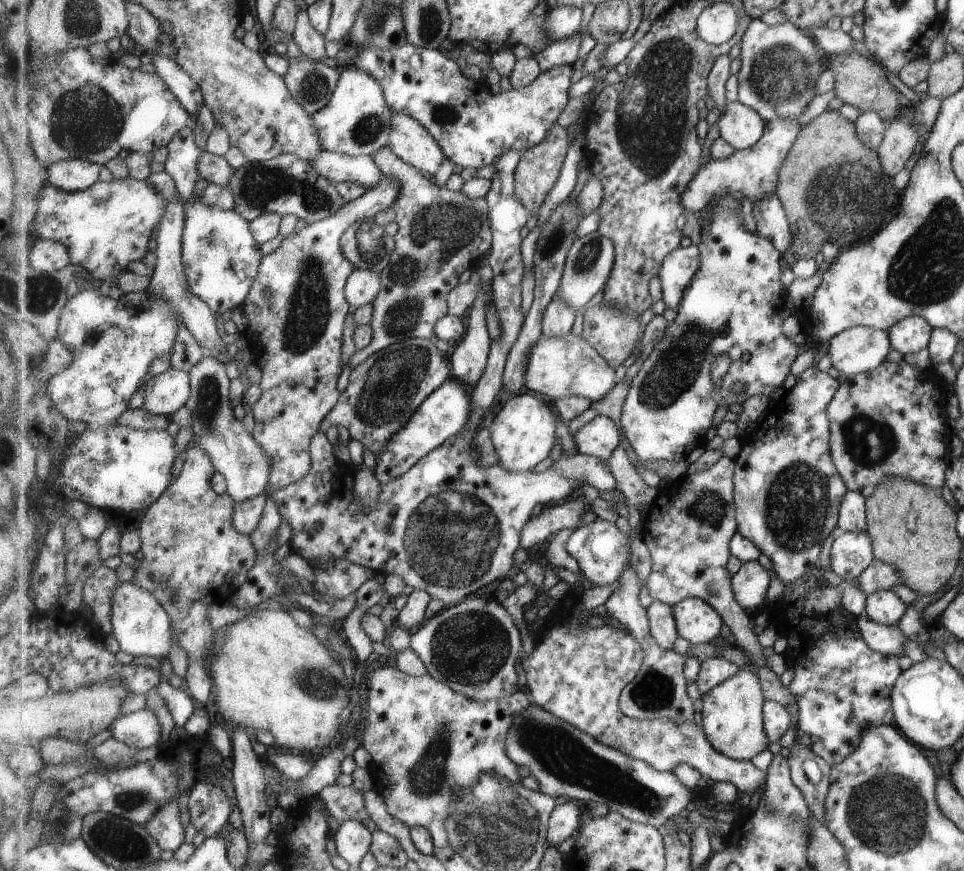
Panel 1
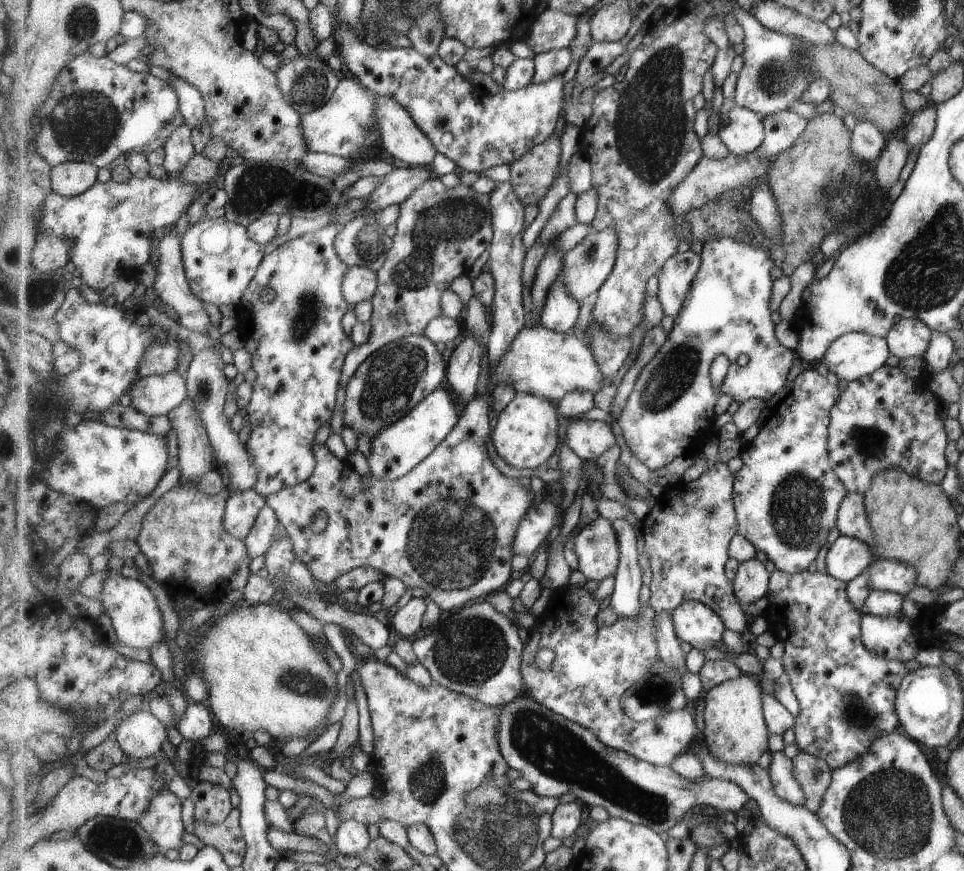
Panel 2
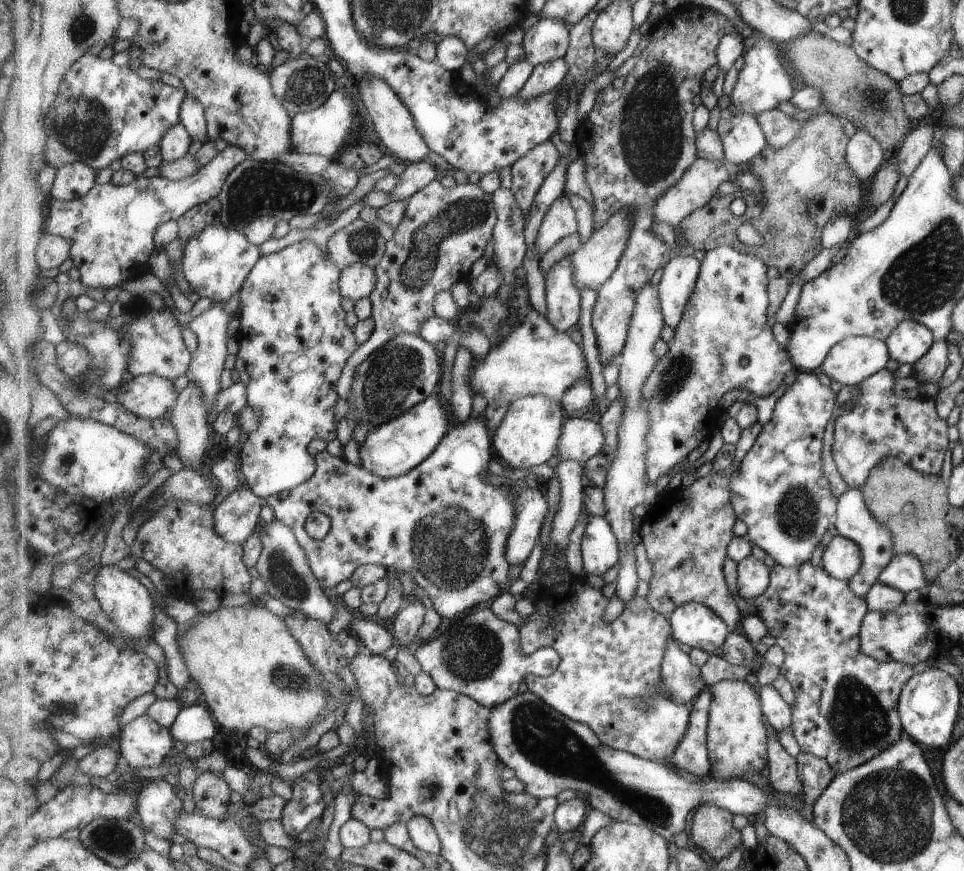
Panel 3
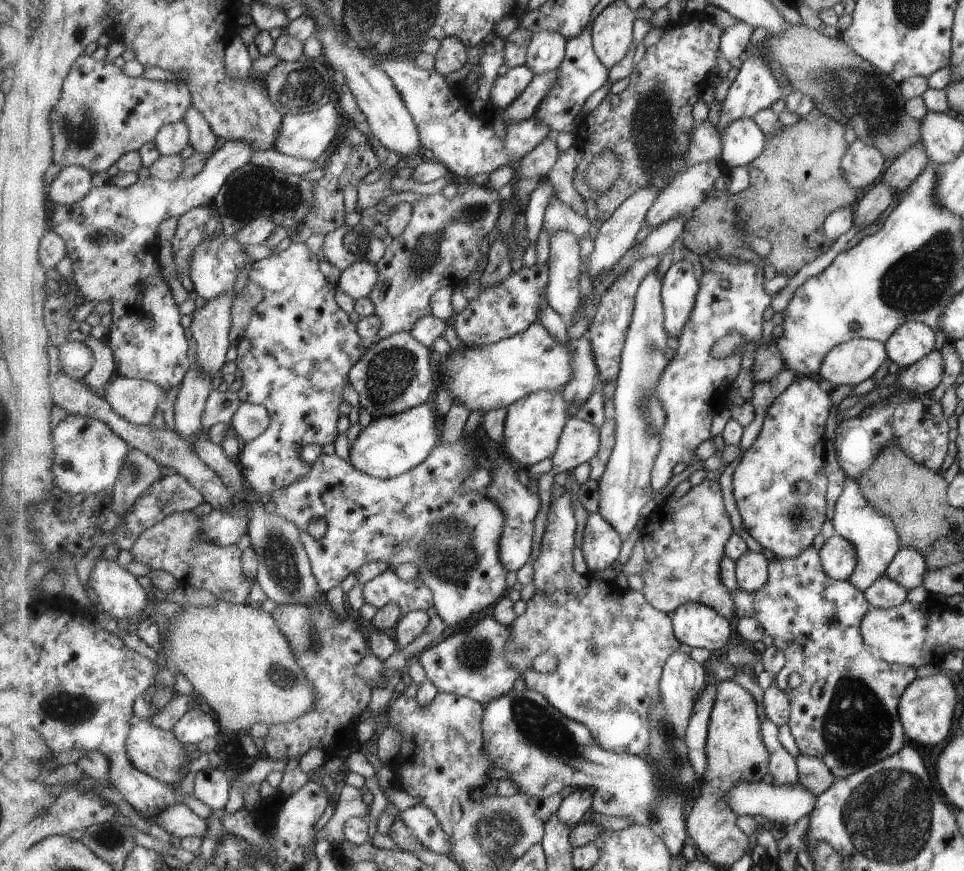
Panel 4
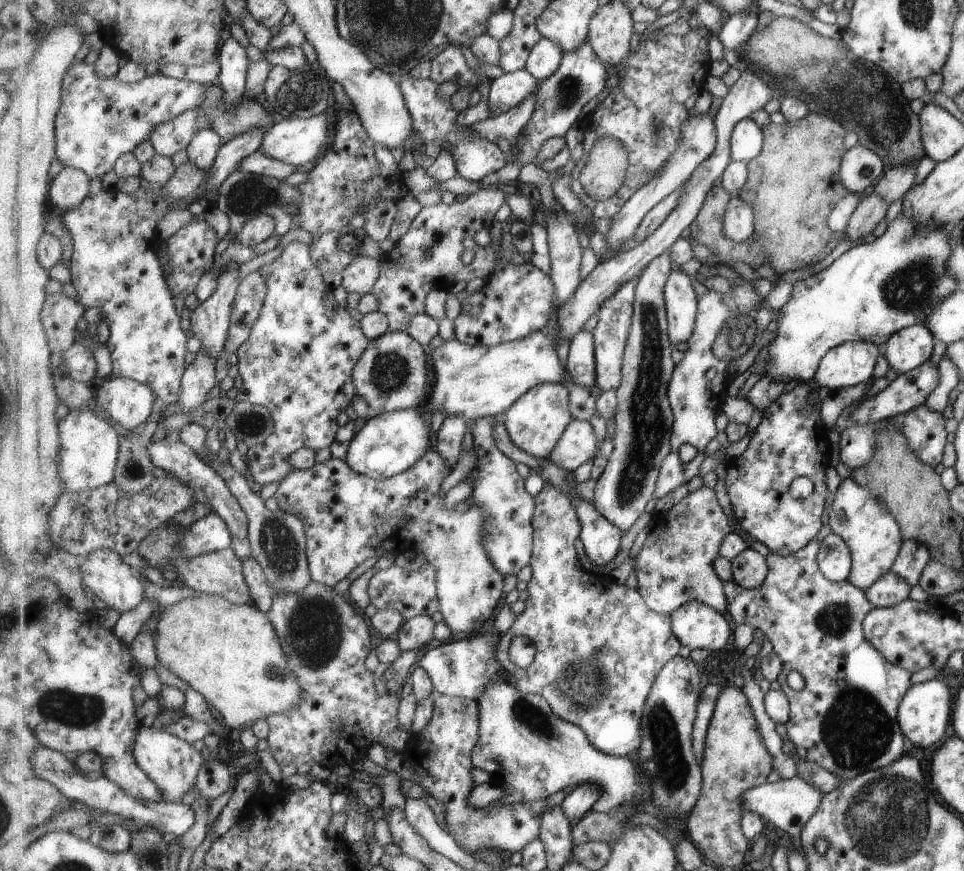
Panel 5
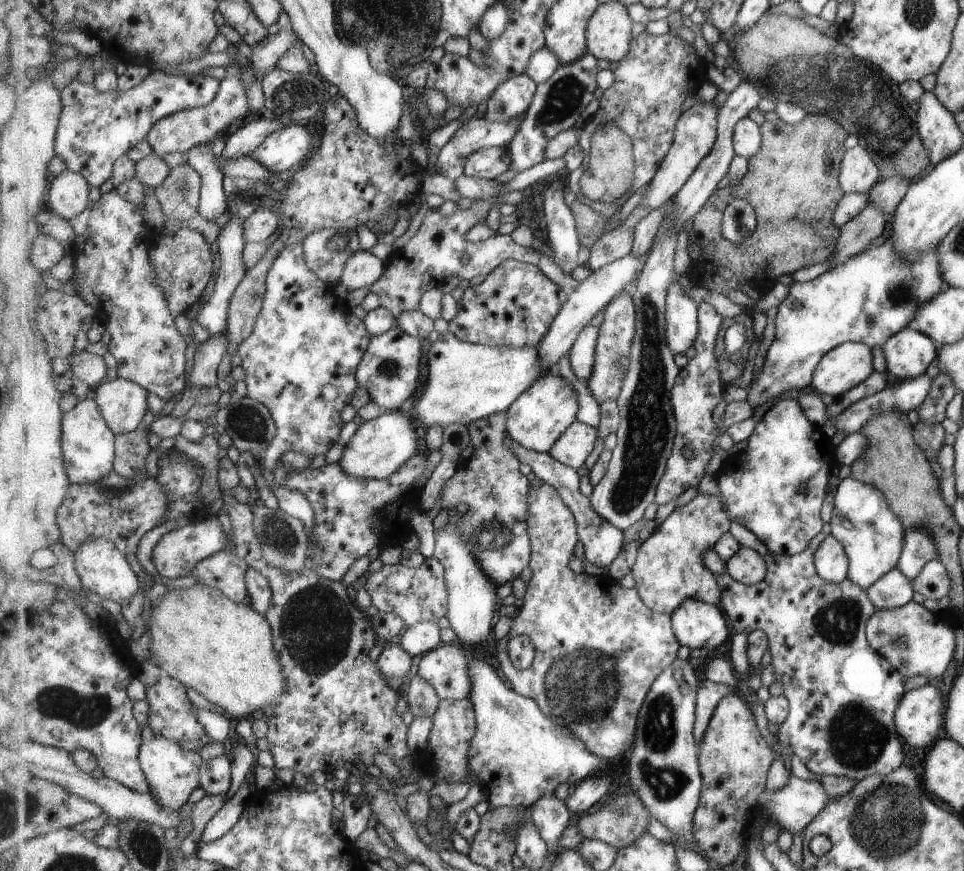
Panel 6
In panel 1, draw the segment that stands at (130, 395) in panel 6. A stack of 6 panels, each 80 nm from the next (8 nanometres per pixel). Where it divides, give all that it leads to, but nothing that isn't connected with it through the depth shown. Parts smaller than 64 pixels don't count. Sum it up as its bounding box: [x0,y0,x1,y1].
[144,368,192,416]

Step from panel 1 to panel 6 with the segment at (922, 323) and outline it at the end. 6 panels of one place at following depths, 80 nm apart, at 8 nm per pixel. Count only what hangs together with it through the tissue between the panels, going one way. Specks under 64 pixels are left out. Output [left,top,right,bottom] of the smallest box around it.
[880,328,936,379]

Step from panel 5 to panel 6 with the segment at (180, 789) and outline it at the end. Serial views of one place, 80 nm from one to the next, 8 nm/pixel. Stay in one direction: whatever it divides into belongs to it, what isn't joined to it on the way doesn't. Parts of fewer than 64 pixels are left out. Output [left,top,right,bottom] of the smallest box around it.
[139,735,204,810]

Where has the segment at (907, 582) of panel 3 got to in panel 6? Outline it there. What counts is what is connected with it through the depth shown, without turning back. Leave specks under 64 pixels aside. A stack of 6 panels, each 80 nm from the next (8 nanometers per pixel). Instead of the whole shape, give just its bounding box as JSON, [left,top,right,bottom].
[895,528,937,582]

